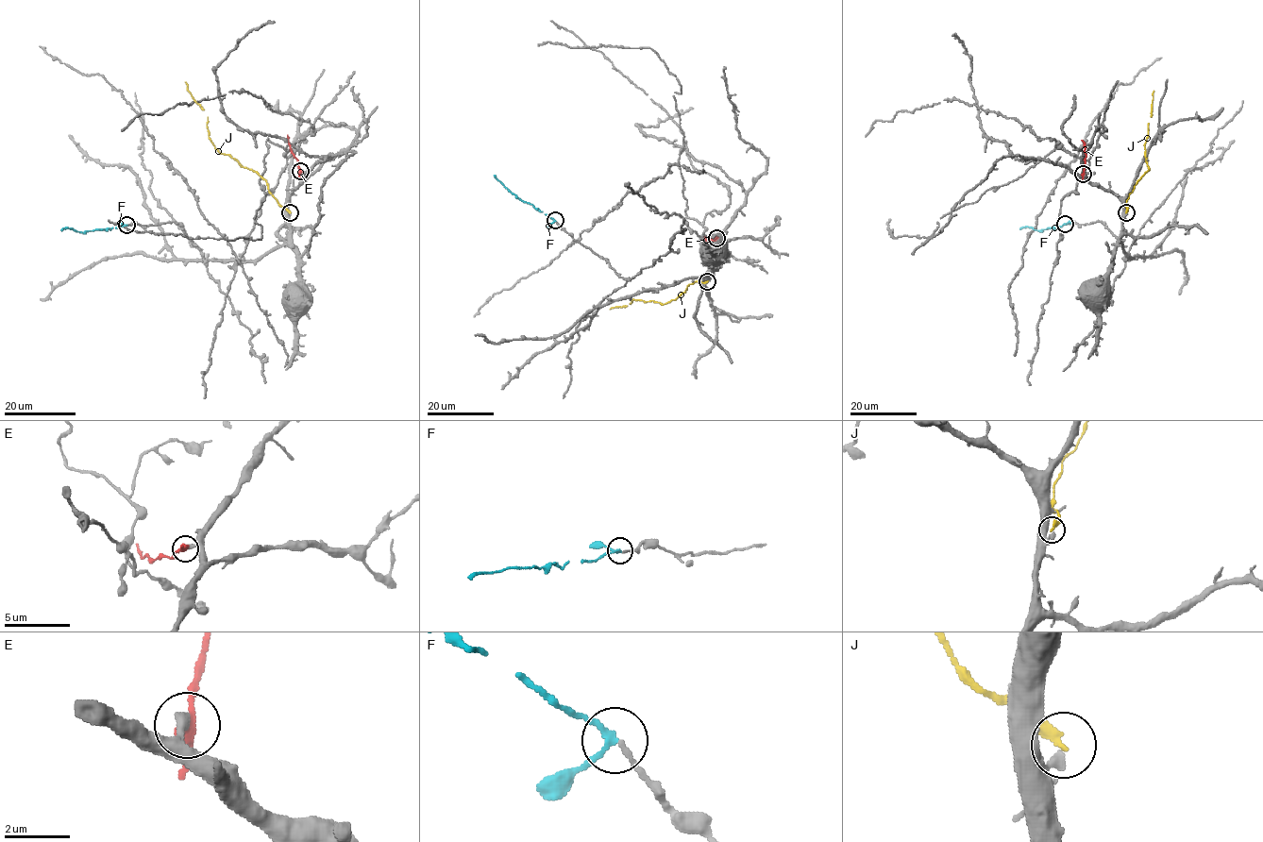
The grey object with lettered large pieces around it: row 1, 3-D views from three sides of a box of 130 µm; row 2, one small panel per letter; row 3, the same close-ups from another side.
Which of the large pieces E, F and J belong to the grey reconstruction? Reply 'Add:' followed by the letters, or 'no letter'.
Add: F

